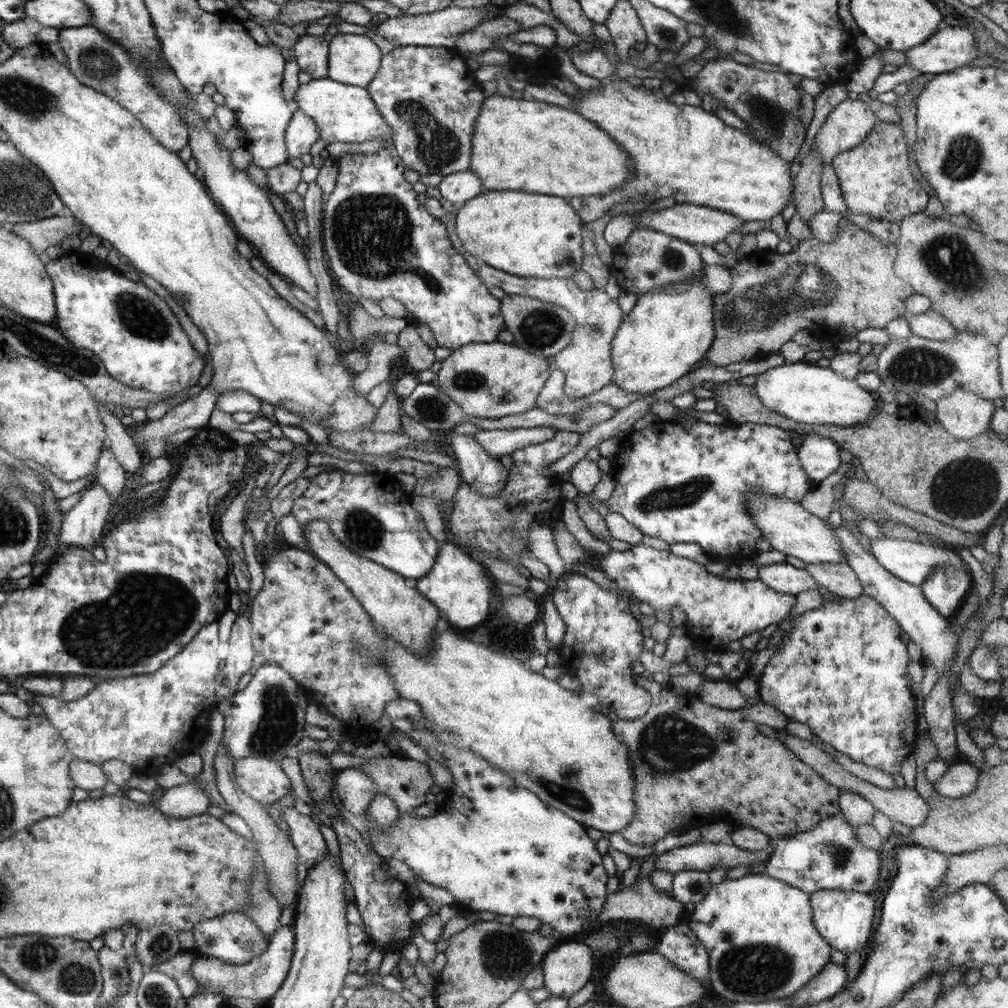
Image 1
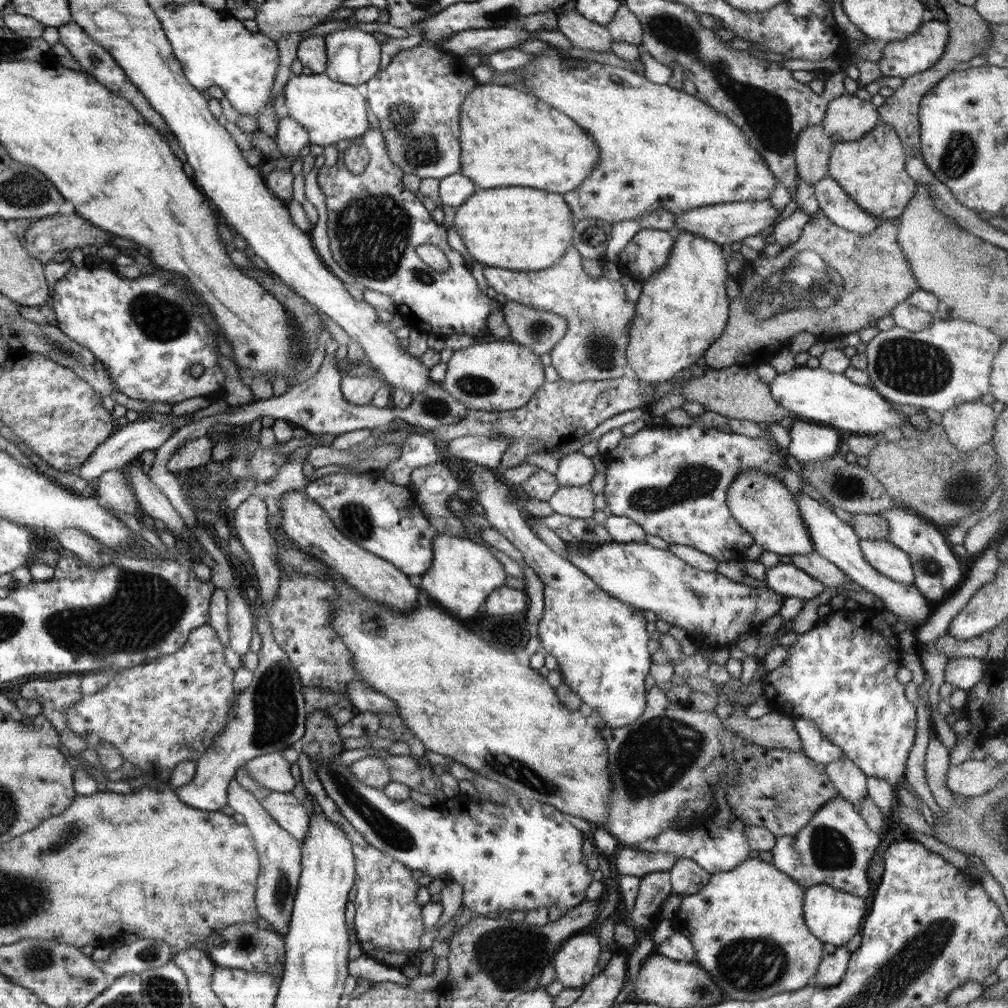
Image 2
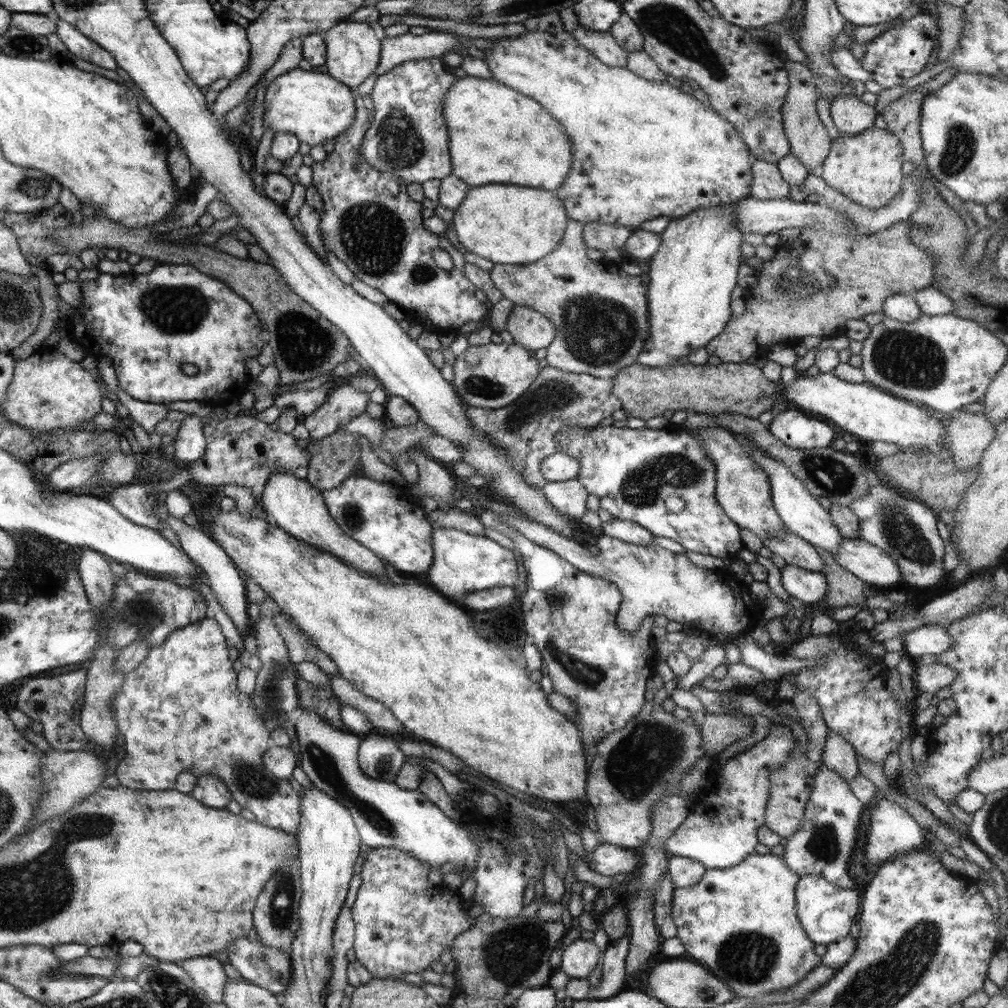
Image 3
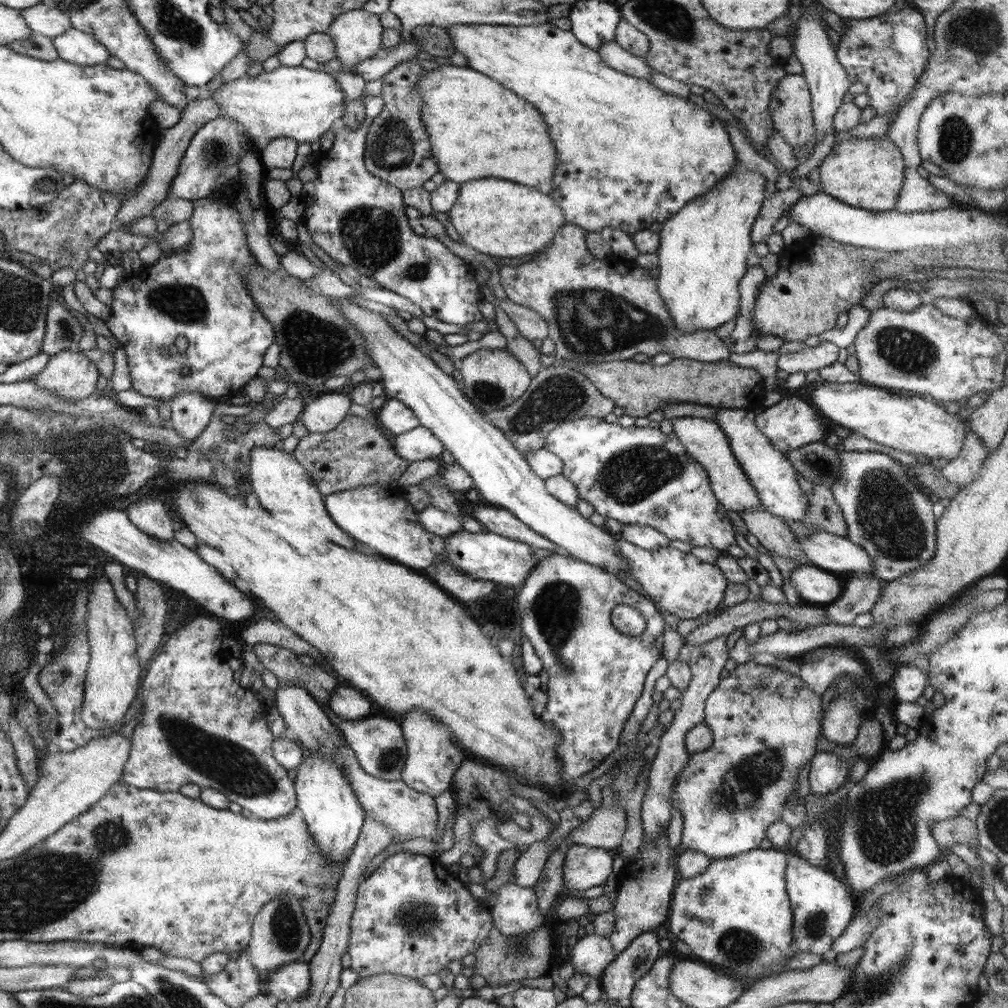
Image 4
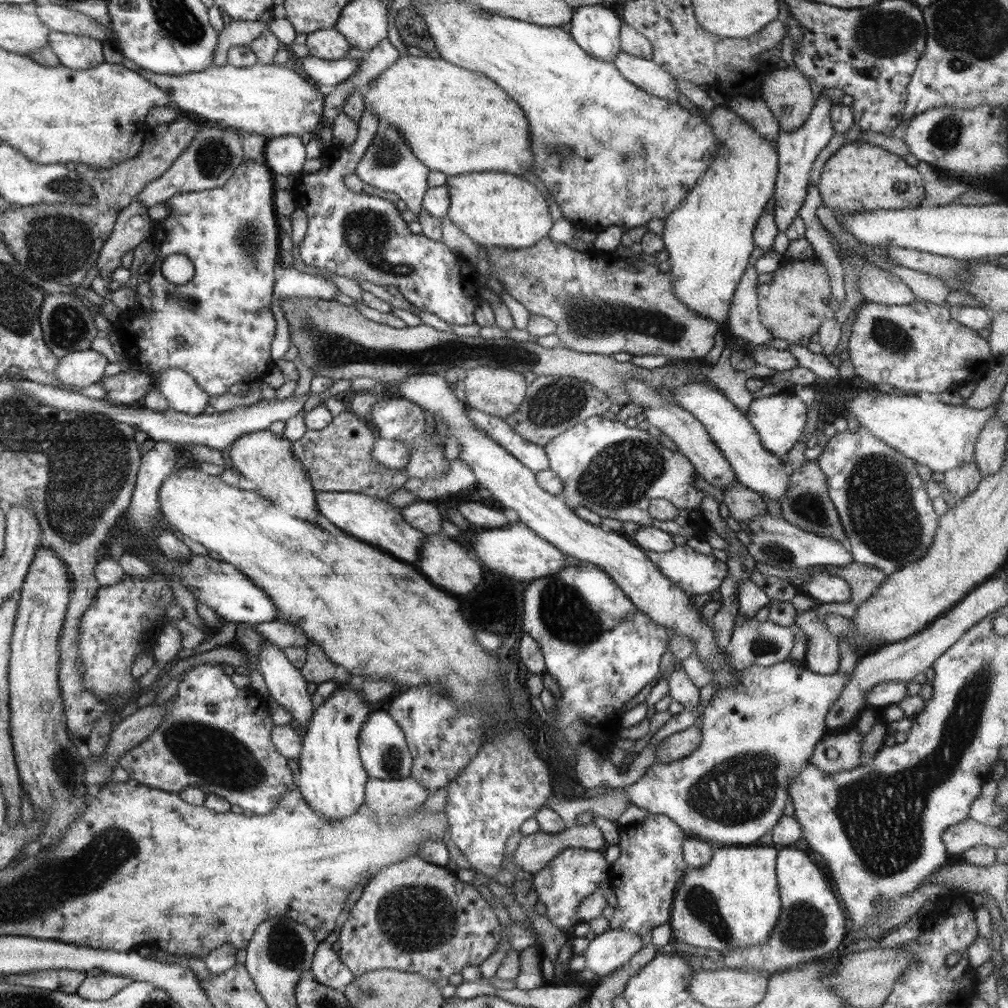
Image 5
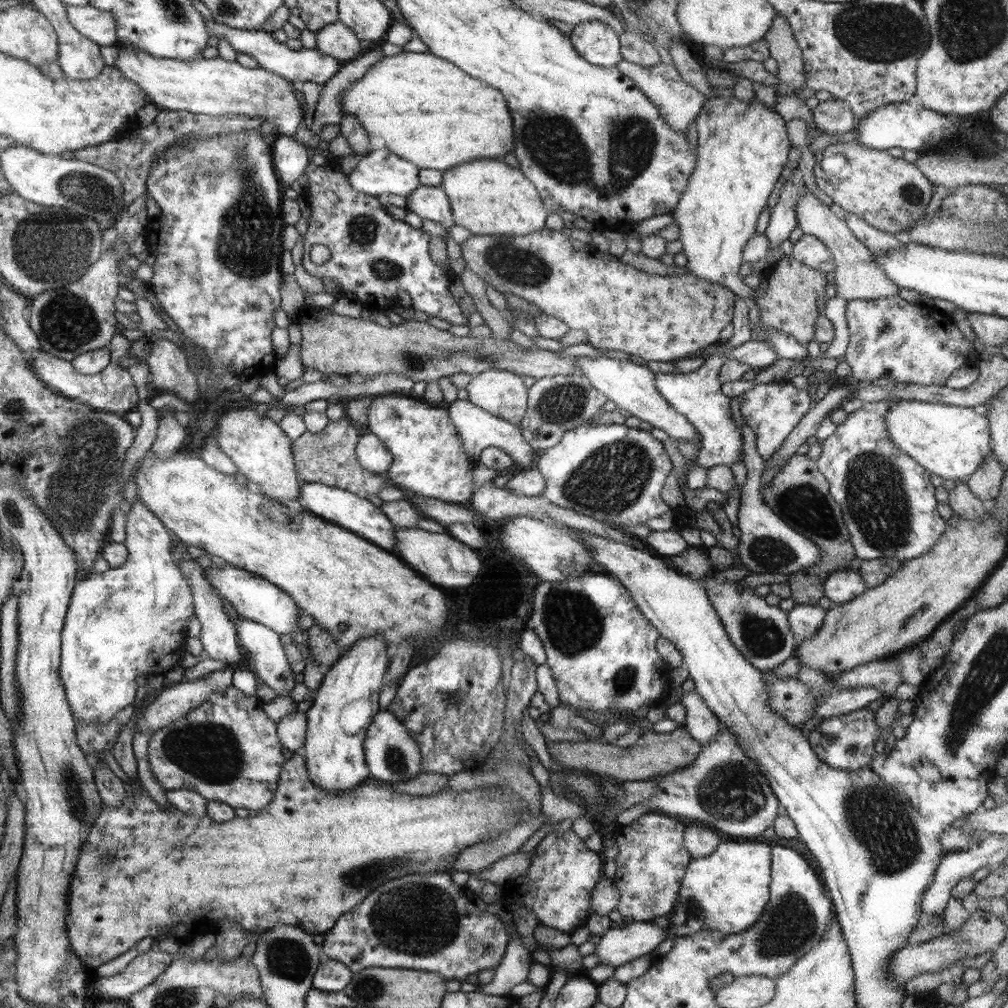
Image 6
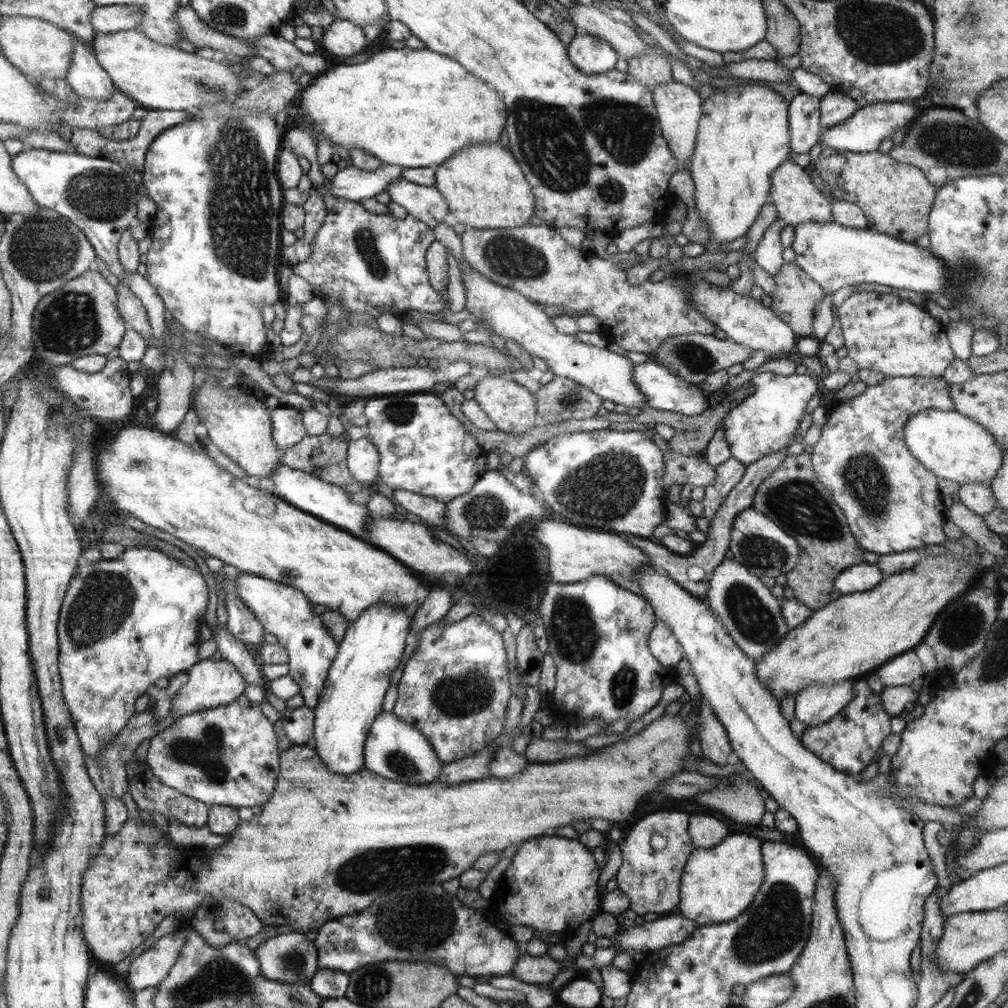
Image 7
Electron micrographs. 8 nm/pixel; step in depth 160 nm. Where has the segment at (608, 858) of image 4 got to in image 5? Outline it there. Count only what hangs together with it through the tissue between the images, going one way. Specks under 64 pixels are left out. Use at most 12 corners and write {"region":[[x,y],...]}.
{"region":[[568,847],[531,874],[546,917],[569,933],[607,881],[604,851]]}

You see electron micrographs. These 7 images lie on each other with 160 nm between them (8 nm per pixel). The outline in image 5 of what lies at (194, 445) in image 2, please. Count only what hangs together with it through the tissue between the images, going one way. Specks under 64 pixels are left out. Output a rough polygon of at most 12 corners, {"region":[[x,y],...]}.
{"region":[[159,372],[156,386],[169,409],[200,416],[210,396],[191,374]]}

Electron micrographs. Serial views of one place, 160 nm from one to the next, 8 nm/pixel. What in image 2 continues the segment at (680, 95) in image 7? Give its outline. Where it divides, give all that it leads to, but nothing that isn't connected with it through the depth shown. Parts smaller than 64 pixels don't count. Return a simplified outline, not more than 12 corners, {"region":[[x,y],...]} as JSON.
{"region":[[575,8],[556,10],[559,31],[573,47],[599,53],[612,49],[607,26]]}

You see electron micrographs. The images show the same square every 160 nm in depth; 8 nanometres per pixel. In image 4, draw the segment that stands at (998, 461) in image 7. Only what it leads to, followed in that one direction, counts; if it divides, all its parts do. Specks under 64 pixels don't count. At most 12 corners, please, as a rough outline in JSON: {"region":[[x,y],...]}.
{"region":[[824,381],[817,414],[894,450],[952,461],[968,426],[942,404]]}

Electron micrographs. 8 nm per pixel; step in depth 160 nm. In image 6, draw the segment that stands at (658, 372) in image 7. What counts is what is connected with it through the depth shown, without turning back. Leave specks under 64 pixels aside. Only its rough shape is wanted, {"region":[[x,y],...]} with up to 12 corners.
{"region":[[737,295],[733,335],[697,370],[655,374],[660,396],[703,438],[694,464],[744,463],[719,370],[752,339]]}

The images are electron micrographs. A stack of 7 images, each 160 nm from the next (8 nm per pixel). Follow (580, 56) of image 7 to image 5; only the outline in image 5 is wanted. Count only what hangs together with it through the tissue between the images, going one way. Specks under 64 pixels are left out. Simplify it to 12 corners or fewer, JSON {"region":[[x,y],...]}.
{"region":[[607,4],[576,8],[574,42],[603,62],[621,52],[623,20]]}

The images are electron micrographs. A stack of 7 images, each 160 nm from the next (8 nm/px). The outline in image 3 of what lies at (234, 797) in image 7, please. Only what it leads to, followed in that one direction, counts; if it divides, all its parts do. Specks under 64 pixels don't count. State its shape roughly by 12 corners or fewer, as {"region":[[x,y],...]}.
{"region":[[211,614],[125,674],[111,707],[134,790],[216,774],[266,826],[298,792],[236,688]]}

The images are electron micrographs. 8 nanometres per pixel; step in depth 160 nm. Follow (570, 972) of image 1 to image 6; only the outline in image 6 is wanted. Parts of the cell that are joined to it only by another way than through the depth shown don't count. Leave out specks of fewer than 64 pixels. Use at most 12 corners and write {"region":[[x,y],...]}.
{"region":[[651,922],[611,928],[596,946],[600,965],[654,954],[669,928]]}

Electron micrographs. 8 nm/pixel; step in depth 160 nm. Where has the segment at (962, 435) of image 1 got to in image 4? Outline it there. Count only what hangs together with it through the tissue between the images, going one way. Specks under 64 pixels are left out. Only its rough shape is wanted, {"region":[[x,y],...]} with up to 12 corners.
{"region":[[968,426],[962,451],[942,468],[960,489],[976,479],[988,455]]}

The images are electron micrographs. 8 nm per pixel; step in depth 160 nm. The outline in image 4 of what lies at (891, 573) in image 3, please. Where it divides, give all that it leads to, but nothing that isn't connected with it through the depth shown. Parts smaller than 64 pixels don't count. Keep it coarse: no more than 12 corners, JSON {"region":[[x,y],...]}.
{"region":[[847,537],[798,538],[810,565],[875,575],[871,556]]}

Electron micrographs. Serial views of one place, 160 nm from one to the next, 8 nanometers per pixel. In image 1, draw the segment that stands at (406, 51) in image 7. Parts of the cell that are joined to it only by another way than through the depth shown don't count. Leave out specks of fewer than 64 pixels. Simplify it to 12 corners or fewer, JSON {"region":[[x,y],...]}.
{"region":[[498,93],[474,123],[488,191],[608,196],[629,154],[573,109]]}

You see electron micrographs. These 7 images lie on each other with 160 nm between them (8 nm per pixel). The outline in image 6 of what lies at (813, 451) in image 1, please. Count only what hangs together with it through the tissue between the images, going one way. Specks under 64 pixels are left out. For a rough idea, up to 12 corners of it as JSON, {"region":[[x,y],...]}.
{"region":[[788,379],[746,390],[740,414],[764,460],[814,406]]}

